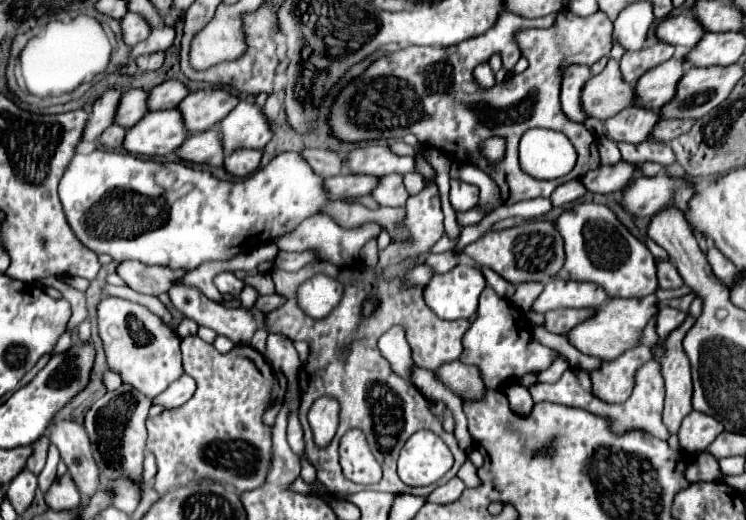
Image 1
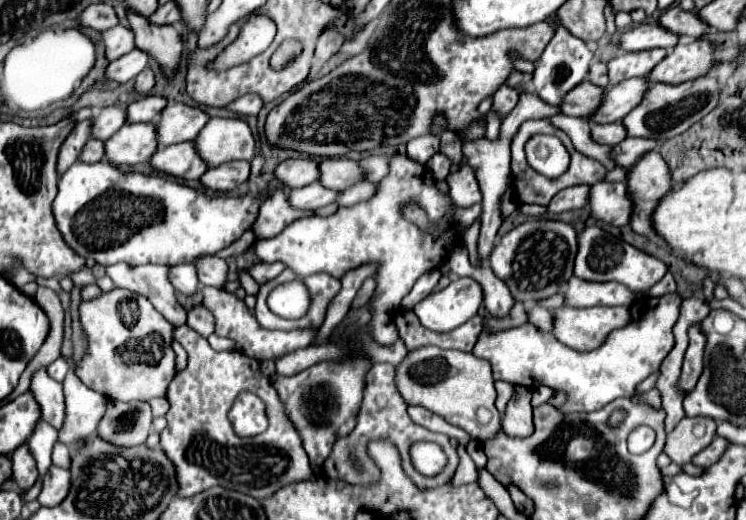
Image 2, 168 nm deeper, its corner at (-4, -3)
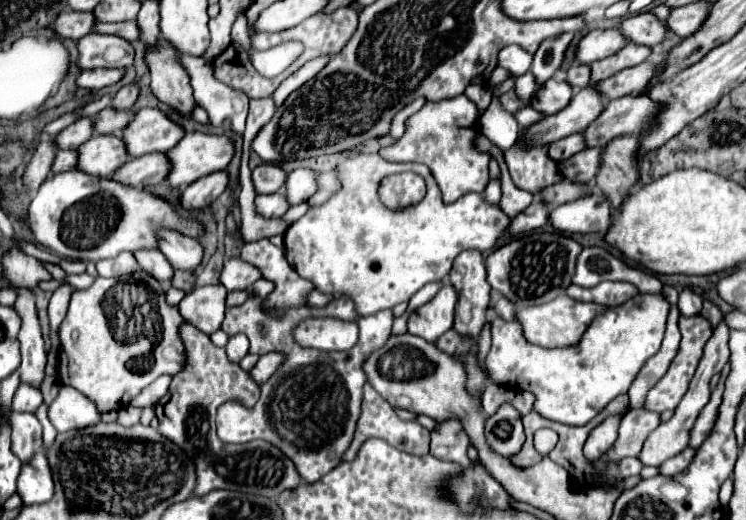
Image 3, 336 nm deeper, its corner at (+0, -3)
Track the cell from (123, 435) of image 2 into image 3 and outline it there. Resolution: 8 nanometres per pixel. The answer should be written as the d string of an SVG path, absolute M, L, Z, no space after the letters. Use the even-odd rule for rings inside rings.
M132 405L122 407L122 409L118 411L118 423L120 423L120 425L126 425L126 427L136 425L136 423L140 421L140 411L142 411L142 409L132 407Z

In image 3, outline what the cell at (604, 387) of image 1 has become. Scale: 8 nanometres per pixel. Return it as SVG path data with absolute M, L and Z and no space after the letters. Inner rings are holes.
M638 293L630 301L618 307L608 307L606 313L596 315L576 345L556 349L530 345L522 337L516 321L504 321L494 315L490 319L492 347L486 355L488 377L496 385L532 391L536 397L534 411L550 421L586 425L614 397L628 391L642 361L660 349L668 309L670 305L662 295ZM548 351L560 351L560 361Z

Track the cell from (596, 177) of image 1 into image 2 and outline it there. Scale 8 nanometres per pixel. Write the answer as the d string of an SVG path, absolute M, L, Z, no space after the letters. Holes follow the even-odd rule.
M574 185L574 187L568 187L562 193L558 193L558 197L554 197L554 201L550 201L548 211L562 213L562 211L584 207L588 201L590 201L590 185Z

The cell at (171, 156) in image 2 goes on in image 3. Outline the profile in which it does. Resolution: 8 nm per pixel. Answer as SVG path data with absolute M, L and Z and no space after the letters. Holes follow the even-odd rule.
M152 153L152 155L130 159L114 173L112 179L136 189L146 189L146 187L164 183L166 171L170 169L164 159L166 159L164 153Z

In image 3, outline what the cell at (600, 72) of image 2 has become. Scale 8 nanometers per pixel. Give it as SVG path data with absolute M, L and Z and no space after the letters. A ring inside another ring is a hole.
M572 65L566 71L566 83L572 85L574 89L584 89L590 83L590 67L586 65Z

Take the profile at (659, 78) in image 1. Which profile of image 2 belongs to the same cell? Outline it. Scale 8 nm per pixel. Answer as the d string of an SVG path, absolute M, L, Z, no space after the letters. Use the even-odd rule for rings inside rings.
M634 77L634 79L622 81L614 87L608 87L602 109L590 121L594 121L594 123L622 121L622 117L626 117L632 109L636 109L642 103L650 85L652 83L648 81L648 77Z

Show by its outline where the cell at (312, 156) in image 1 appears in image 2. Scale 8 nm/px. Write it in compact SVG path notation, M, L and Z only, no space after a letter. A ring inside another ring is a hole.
M312 157L286 159L276 167L274 175L280 181L286 181L286 185L290 185L290 189L304 187L304 185L310 185L320 179L320 163Z

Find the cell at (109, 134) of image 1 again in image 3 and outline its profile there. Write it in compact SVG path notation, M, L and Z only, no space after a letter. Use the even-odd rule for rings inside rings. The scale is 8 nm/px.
M68 149L56 151L50 175L56 175L56 173L60 173L60 171L70 171L70 169L74 169L74 161L76 161L76 151L68 151Z

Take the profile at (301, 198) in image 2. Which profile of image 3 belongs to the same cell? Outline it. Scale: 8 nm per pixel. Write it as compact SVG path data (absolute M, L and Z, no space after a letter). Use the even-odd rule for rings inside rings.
M274 193L274 195L256 195L254 199L254 207L256 213L262 217L282 217L282 213L288 211L286 205L286 197L282 197L282 193Z

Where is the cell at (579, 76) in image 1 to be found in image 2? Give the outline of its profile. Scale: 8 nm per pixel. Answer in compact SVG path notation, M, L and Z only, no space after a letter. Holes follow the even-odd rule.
M558 25L554 31L554 37L546 45L544 53L538 60L538 67L533 72L533 93L538 95L548 105L562 105L562 99L570 89L574 89L578 83L582 83L582 65L590 65L592 51L588 51L588 45L574 37L566 27Z

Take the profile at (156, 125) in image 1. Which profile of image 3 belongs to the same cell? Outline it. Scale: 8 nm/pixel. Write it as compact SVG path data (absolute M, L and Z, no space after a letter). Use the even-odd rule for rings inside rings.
M92 135L76 151L76 169L94 177L110 177L128 159L126 147L122 145L122 137L118 135Z

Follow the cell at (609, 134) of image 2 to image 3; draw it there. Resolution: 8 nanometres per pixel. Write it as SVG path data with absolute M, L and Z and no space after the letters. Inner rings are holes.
M574 133L570 137L564 137L564 139L558 139L554 143L550 143L548 147L548 157L554 159L554 161L560 161L560 159L566 159L566 157L572 157L574 153L582 151L586 145L582 145L582 133Z

